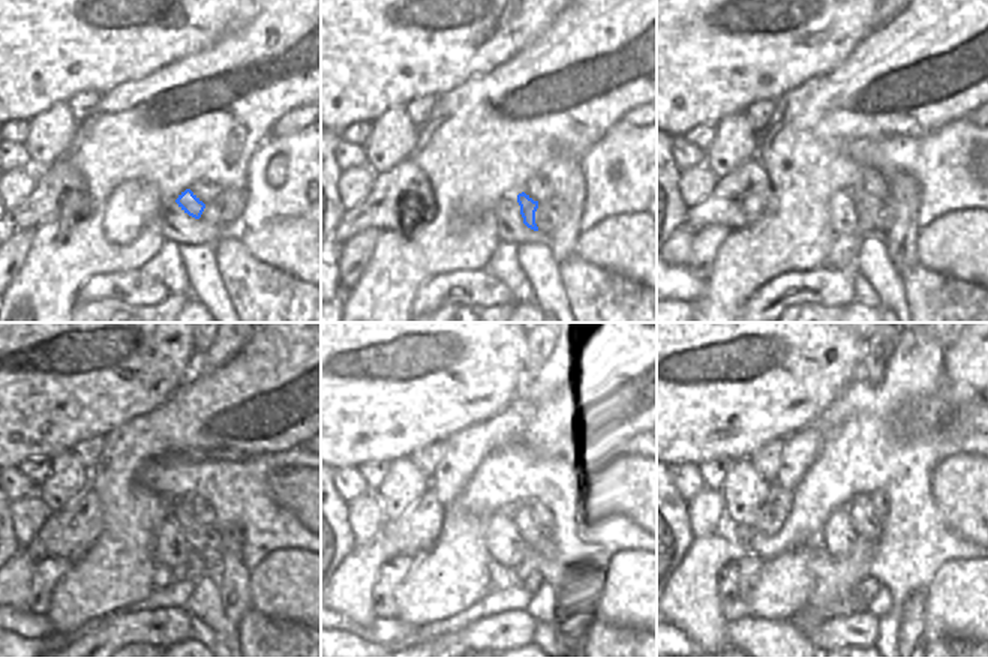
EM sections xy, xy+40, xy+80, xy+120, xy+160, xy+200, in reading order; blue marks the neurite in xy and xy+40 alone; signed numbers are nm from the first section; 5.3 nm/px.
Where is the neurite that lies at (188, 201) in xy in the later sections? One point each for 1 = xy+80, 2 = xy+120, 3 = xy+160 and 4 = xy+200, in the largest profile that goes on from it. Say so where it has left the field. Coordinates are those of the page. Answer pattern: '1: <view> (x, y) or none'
1: xy+80 (865, 227)
2: xy+120 (194, 567)
3: xy+160 (525, 573)
4: xy+200 (864, 593)

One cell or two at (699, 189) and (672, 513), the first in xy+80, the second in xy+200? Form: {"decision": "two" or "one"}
{"decision": "two"}

